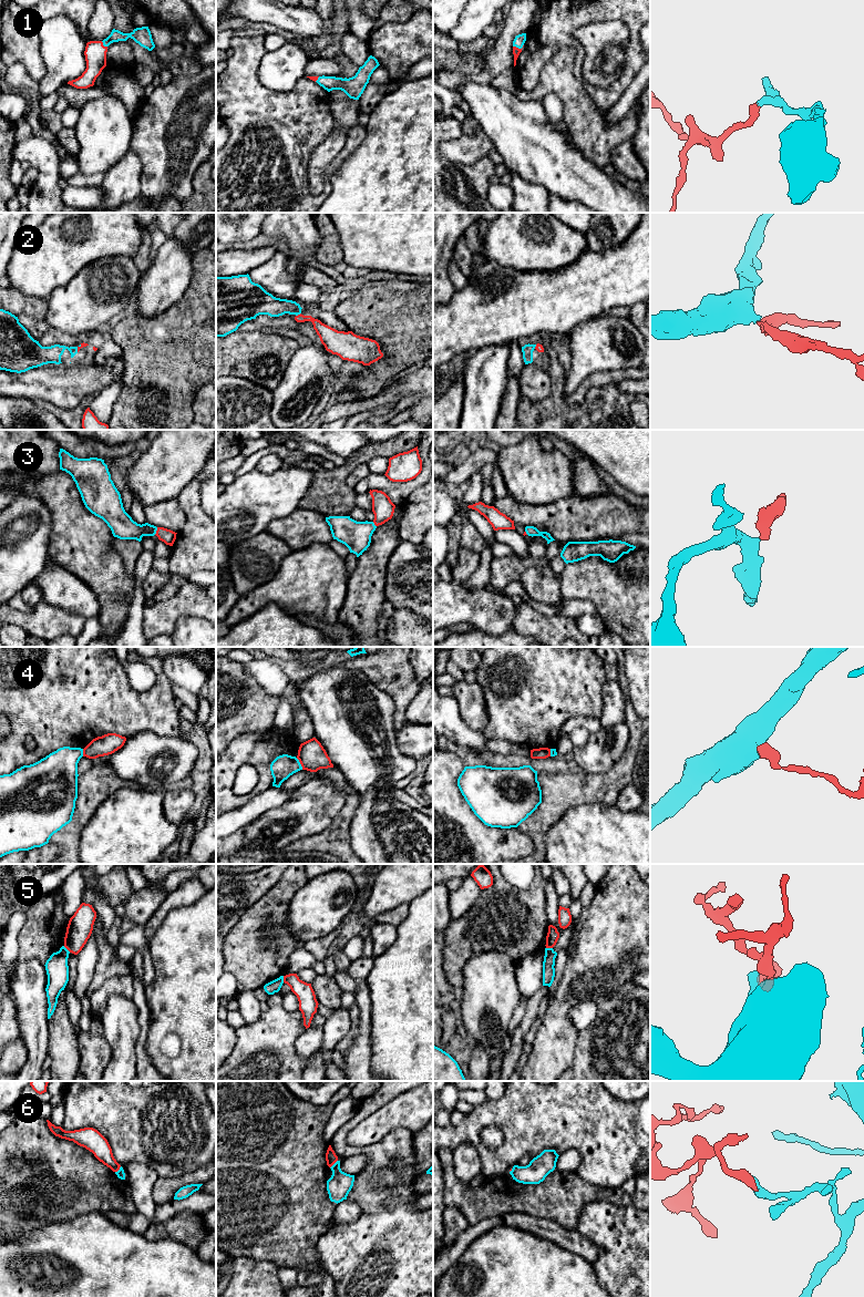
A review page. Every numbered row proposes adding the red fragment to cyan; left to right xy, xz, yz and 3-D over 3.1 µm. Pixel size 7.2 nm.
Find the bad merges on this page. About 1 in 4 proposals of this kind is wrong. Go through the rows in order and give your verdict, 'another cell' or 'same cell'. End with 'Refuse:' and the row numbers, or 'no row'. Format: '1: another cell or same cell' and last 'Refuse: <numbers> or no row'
1: same cell
2: same cell
3: same cell
4: another cell
5: another cell
6: another cell
Refuse: 4, 5, 6

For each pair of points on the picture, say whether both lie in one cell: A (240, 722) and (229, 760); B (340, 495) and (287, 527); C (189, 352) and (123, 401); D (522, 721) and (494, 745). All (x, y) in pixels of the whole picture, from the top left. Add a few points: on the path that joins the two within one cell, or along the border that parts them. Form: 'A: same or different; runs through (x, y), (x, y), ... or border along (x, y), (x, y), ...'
A: different; border along (261, 731), (237, 736), (227, 745)
B: different; border along (298, 507), (318, 512), (325, 517)
C: same; runs through (171, 367), (150, 367), (134, 382)
D: different; border along (487, 739), (505, 739), (512, 743)

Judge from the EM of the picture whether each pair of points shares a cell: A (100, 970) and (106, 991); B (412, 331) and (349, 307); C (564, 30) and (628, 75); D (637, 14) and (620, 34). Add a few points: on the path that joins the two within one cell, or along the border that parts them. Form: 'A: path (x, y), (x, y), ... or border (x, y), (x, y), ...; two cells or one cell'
A: border (127, 974), (106, 979), (90, 997); two cells
B: path (397, 331), (380, 331), (364, 317); one cell
C: path (594, 12), (620, 12), (634, 26), (634, 45); one cell
D: border (602, 21), (620, 20), (627, 27), (625, 48); two cells

